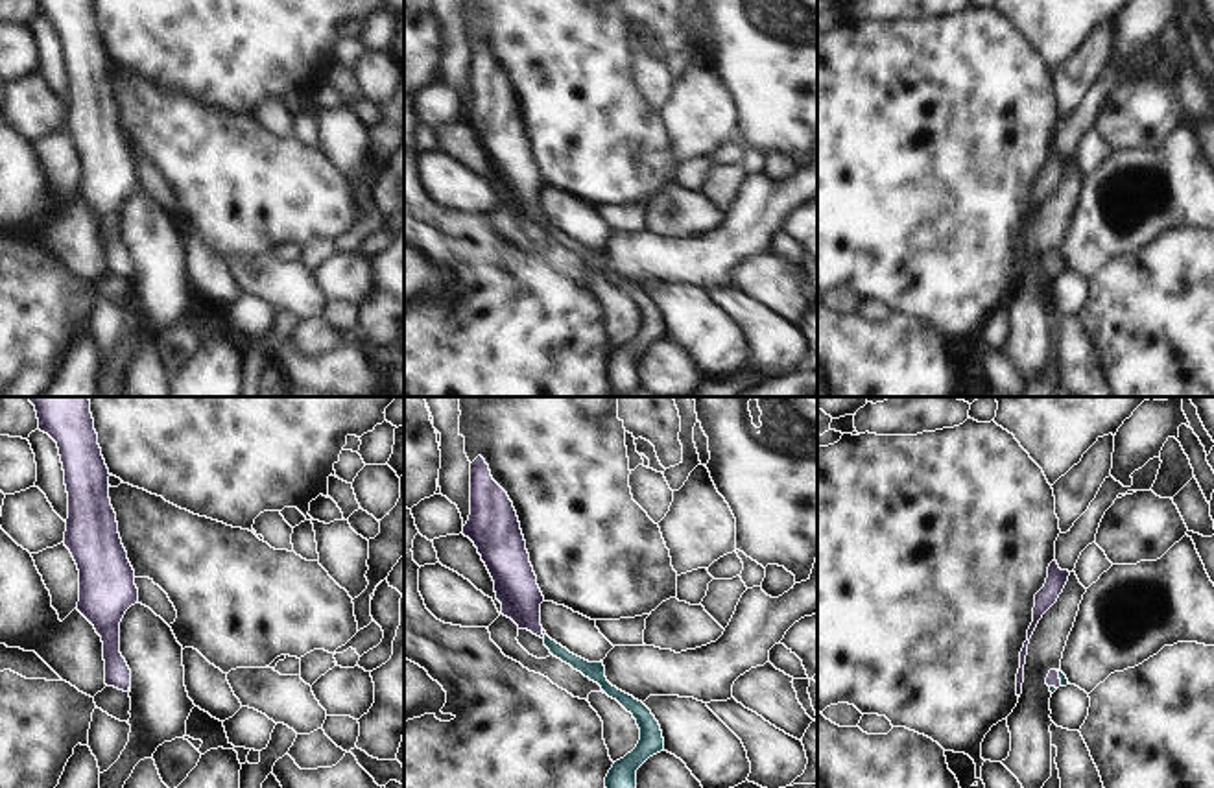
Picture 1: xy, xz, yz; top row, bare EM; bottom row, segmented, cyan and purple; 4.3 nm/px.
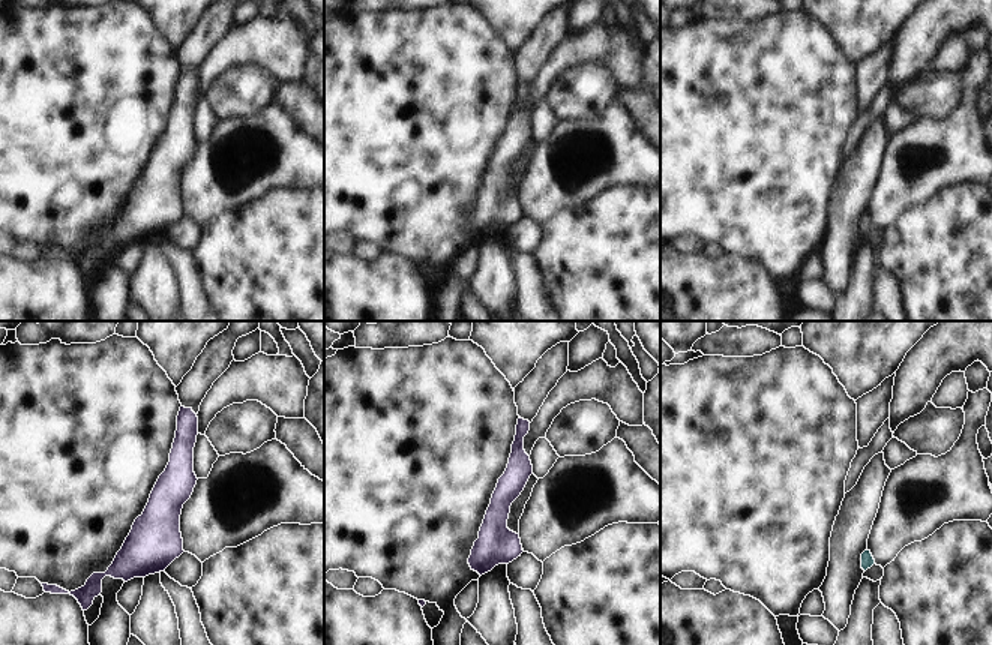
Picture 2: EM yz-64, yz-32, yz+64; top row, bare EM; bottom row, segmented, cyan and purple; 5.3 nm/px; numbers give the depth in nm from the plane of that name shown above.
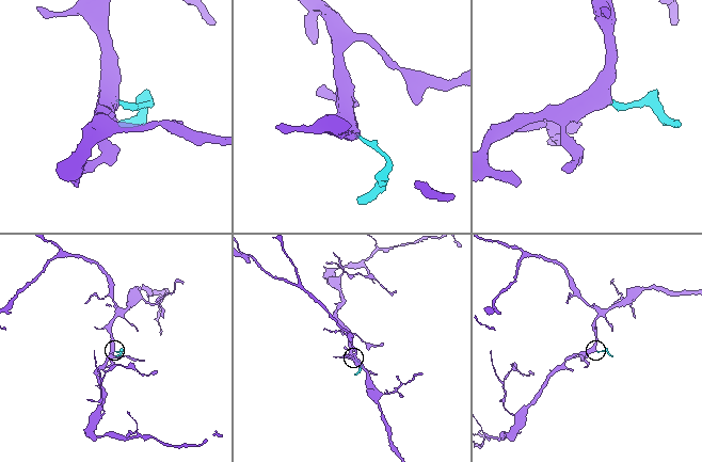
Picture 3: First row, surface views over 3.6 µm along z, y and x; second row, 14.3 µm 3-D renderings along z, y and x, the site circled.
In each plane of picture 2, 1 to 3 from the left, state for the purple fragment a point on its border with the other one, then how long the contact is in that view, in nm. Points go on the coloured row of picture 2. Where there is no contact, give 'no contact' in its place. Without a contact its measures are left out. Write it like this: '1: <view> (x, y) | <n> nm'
1: no contact
2: no contact
3: no contact

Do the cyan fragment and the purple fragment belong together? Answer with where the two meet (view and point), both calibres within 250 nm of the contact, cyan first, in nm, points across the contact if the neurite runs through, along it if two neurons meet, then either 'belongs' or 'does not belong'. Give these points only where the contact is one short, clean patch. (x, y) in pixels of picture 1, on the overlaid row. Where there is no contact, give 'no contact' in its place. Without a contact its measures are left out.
xz (543, 633) | 70/190 nm | across xz (587, 668), (561, 654), (543, 633), (526, 615), (515, 584) | belongs

